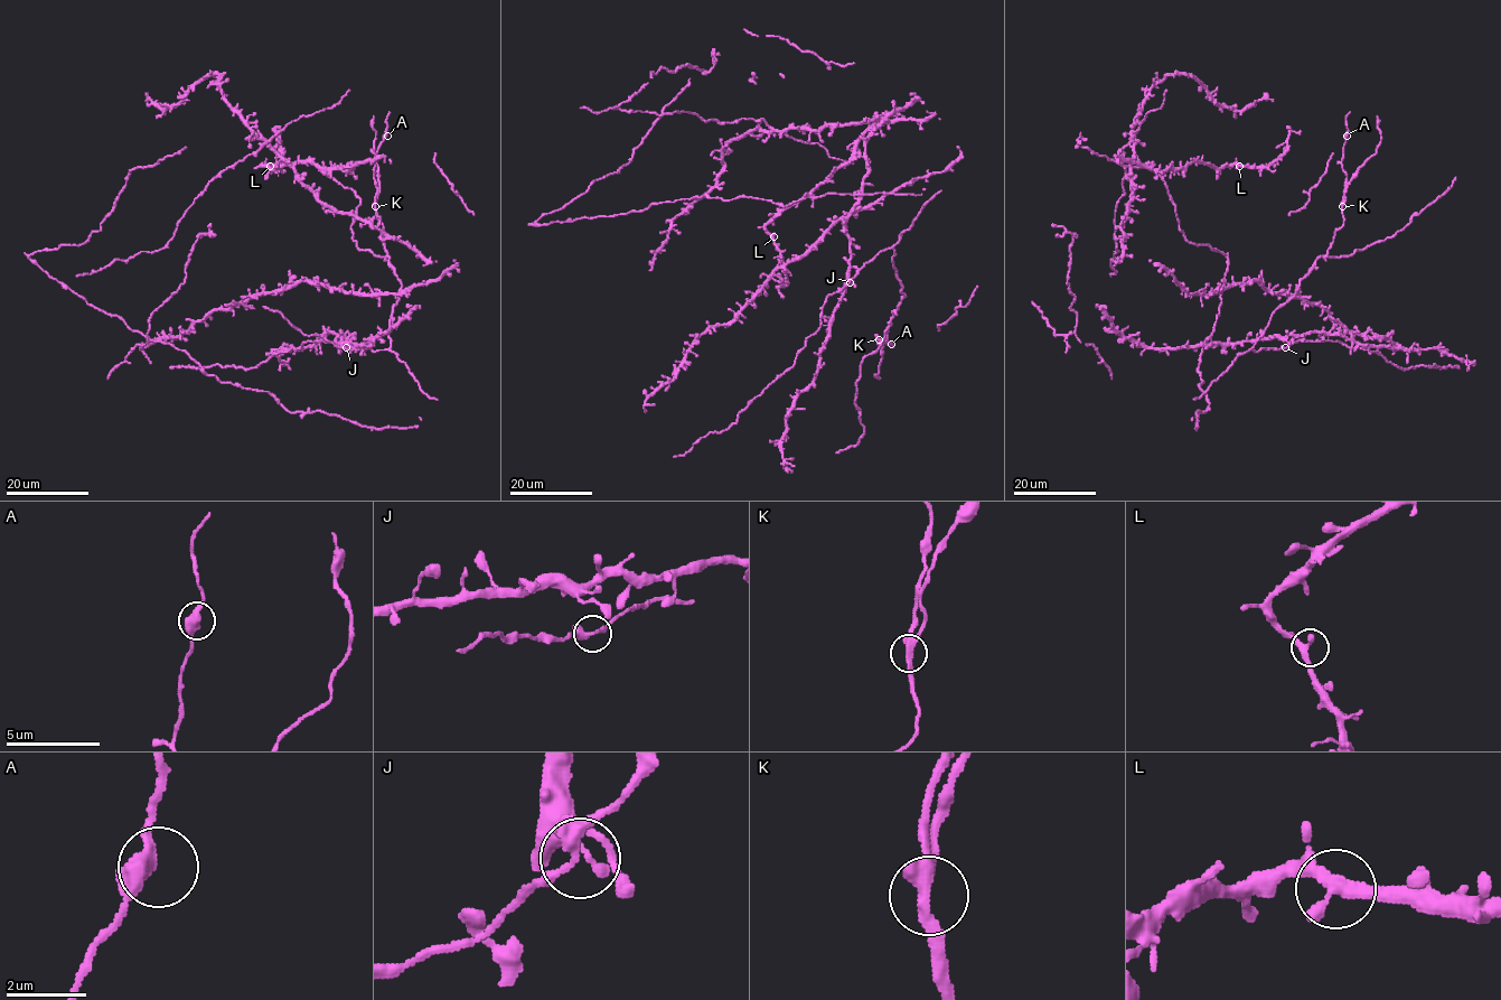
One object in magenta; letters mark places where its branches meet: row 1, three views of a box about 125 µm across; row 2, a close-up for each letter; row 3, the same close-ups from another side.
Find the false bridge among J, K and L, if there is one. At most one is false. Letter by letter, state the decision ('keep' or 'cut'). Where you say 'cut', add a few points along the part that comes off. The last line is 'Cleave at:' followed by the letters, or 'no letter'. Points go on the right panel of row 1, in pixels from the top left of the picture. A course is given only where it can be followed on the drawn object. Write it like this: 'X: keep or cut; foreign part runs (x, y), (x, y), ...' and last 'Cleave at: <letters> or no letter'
J: keep
K: cut; foreign part runs (1341, 207), (1347, 177), (1341, 159), (1348, 133), (1345, 115), (1350, 112)
L: keep
Cleave at: K

